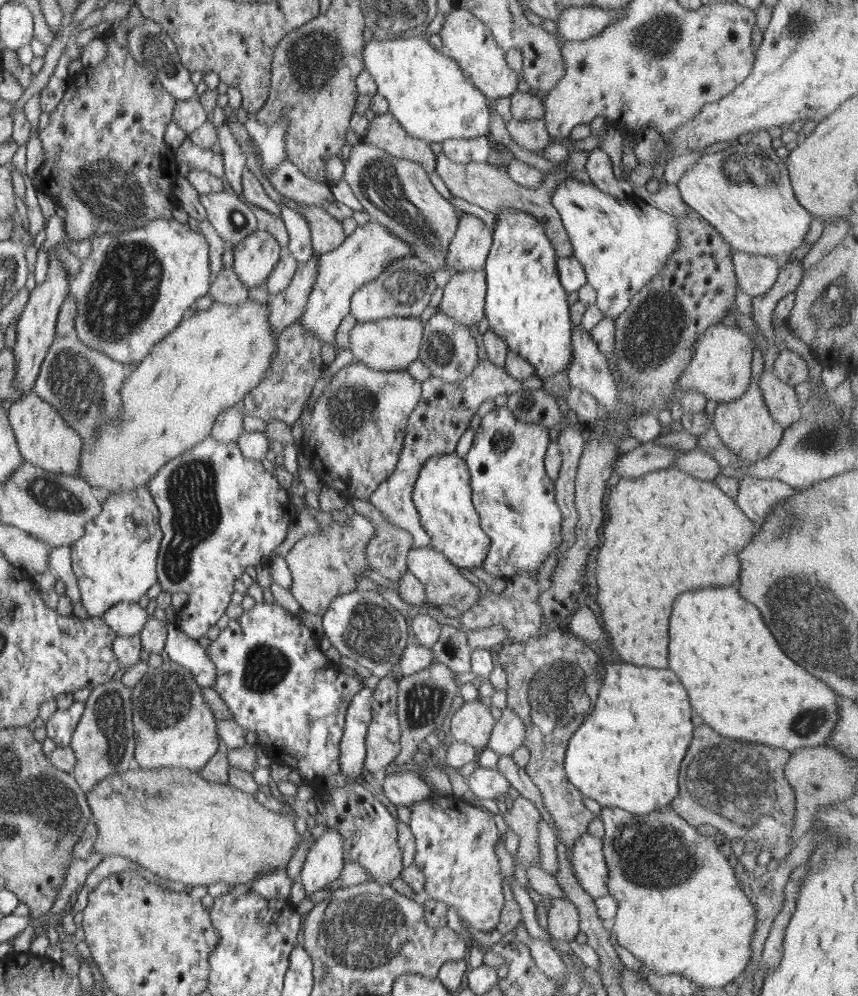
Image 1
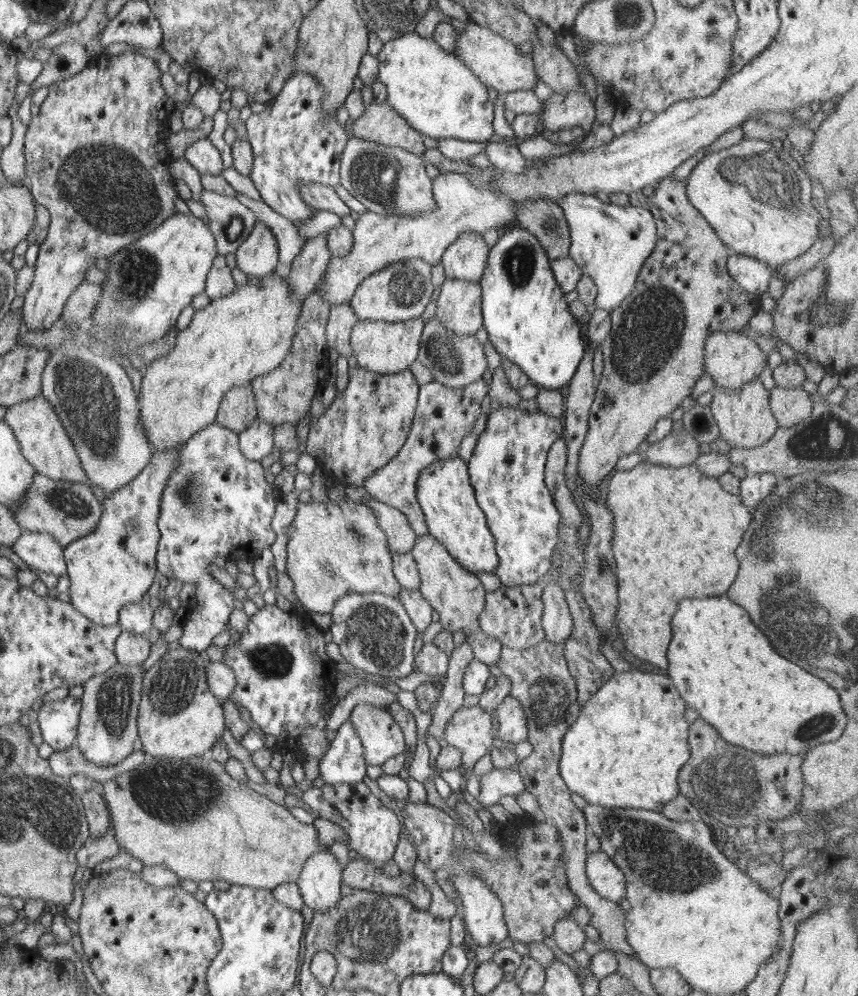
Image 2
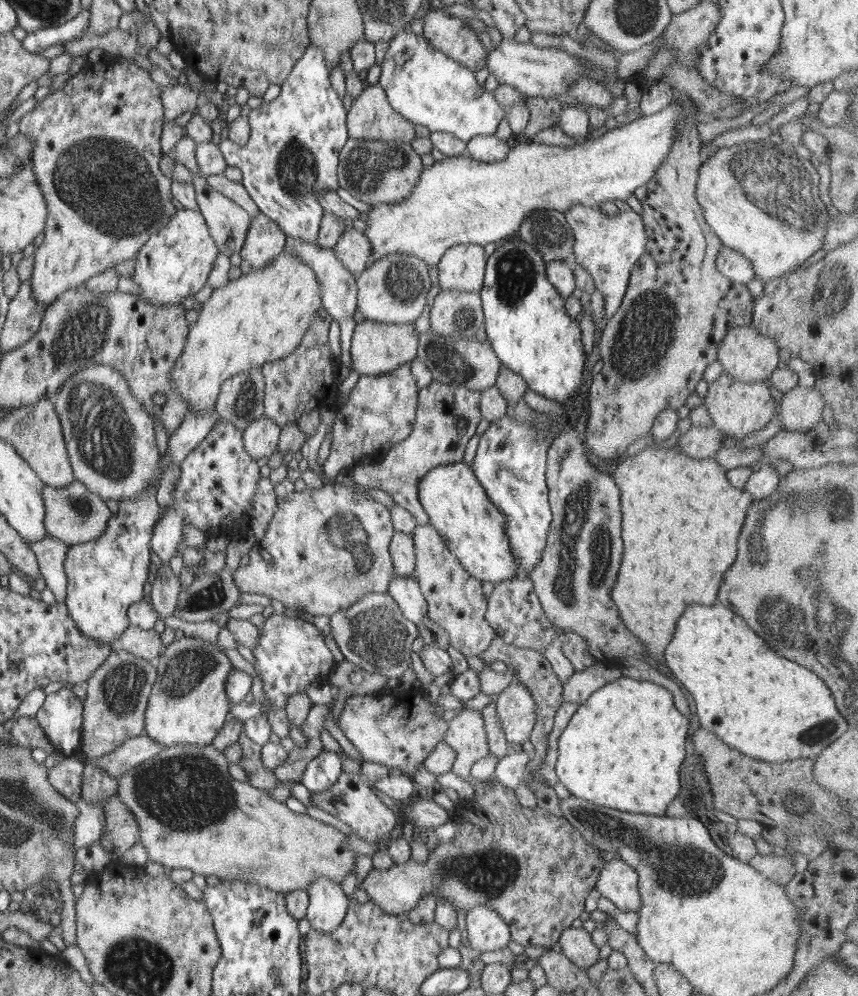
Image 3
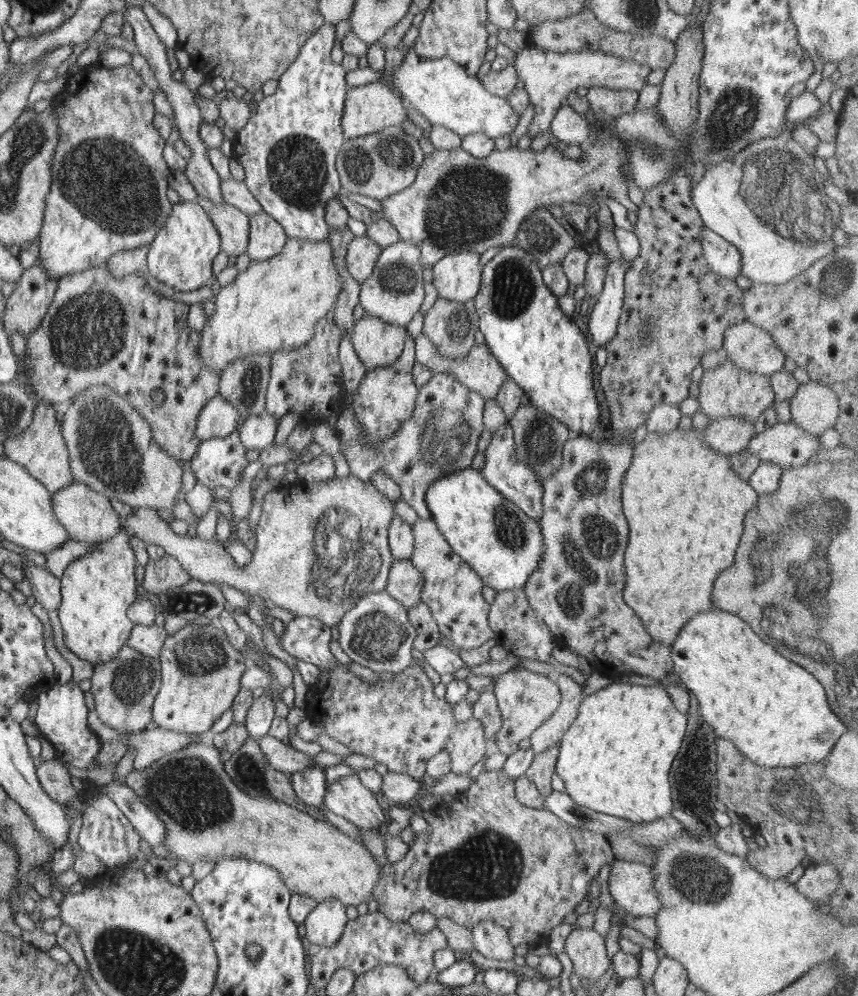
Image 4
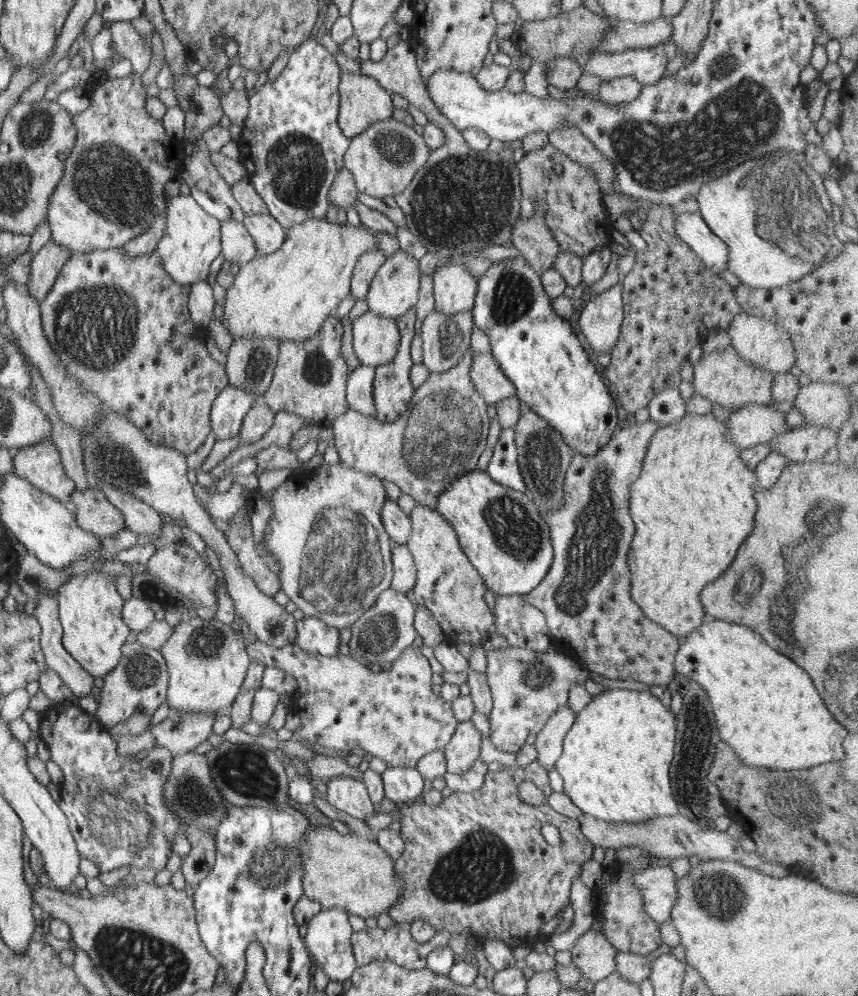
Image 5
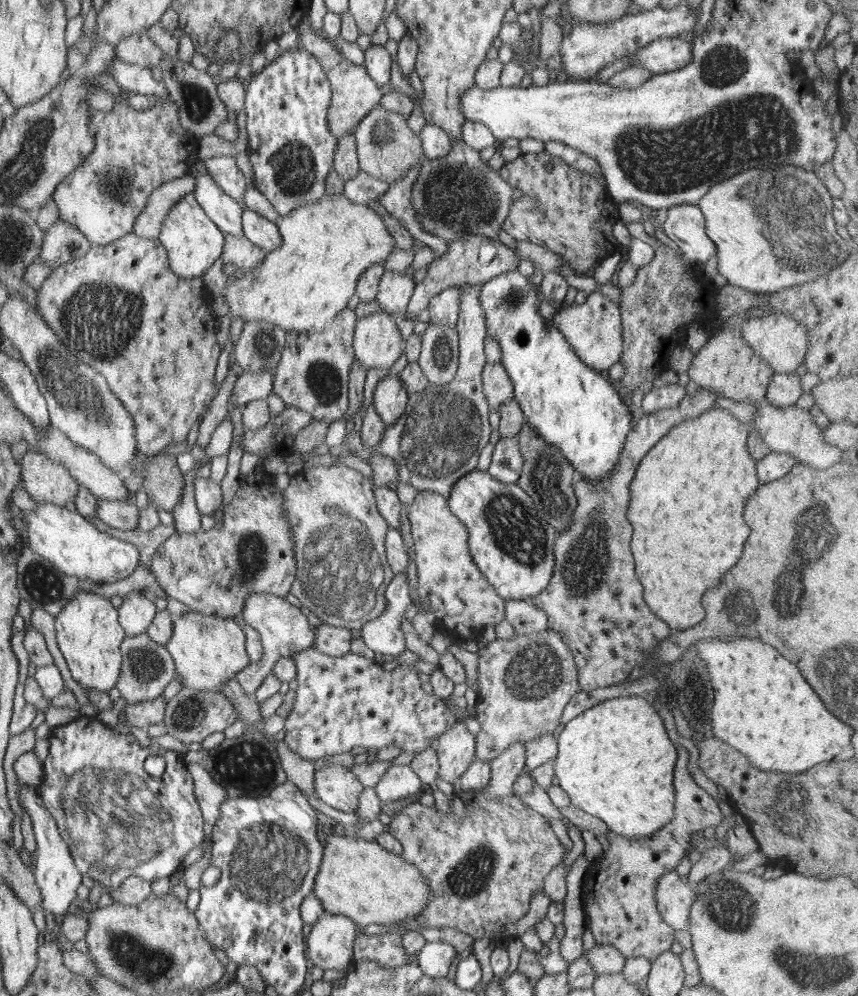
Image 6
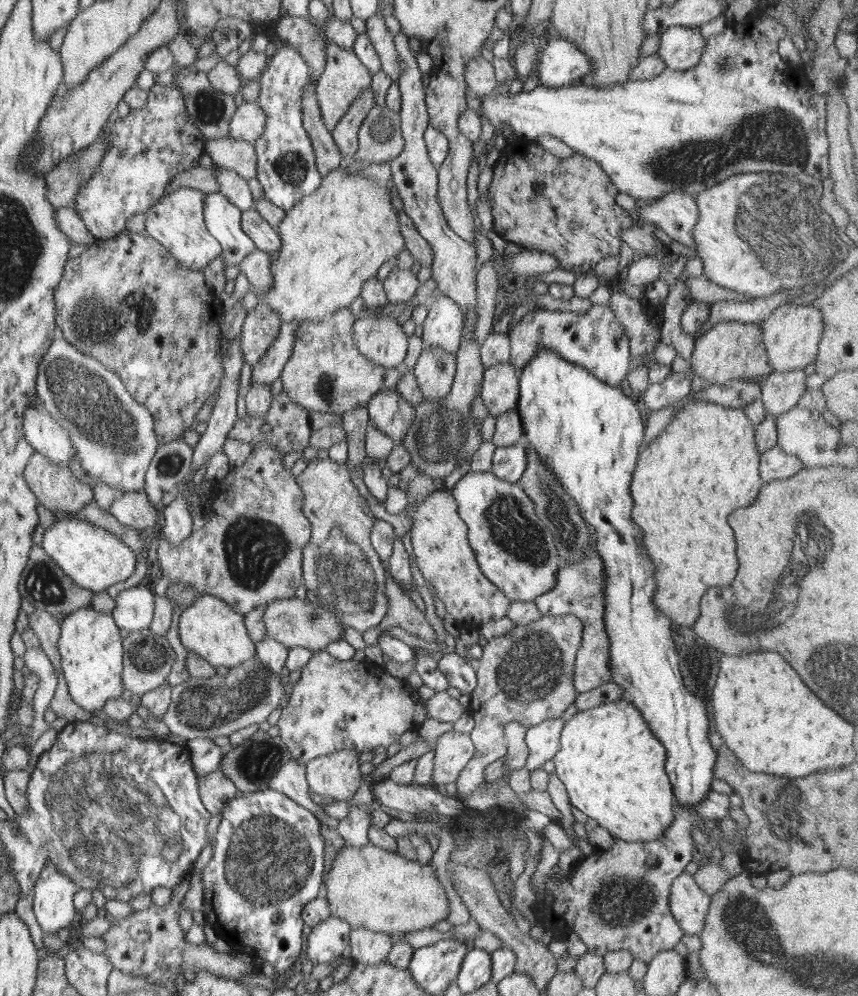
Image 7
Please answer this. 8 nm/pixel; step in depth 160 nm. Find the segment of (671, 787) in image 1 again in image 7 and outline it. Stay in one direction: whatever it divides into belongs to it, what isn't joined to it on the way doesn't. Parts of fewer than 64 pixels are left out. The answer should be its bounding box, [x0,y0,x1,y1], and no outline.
[552,699,673,842]

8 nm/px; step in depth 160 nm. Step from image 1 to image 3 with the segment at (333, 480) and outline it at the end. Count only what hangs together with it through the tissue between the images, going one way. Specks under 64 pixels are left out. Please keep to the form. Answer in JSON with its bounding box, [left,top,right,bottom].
[321,363,418,482]

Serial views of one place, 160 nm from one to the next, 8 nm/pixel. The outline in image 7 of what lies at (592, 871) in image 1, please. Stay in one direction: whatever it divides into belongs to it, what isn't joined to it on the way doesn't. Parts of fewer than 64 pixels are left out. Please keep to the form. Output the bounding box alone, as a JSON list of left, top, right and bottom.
[668,874,710,934]

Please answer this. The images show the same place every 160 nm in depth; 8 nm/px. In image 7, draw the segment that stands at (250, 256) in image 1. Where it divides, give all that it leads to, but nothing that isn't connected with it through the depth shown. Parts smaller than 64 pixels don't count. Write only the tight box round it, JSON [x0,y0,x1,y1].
[240,209,280,253]

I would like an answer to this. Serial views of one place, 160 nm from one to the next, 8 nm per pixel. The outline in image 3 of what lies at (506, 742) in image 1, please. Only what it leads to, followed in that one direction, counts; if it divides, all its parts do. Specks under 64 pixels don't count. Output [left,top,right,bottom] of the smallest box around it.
[494,682,535,744]

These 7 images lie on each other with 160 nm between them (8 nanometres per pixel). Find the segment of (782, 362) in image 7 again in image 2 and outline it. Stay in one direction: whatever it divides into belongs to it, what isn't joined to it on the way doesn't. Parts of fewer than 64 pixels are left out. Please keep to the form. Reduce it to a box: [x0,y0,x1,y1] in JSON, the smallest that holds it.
[703,330,767,391]

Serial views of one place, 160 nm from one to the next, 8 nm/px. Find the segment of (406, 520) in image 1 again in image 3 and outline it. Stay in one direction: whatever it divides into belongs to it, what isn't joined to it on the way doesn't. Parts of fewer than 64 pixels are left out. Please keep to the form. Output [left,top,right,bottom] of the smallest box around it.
[348,378,482,525]

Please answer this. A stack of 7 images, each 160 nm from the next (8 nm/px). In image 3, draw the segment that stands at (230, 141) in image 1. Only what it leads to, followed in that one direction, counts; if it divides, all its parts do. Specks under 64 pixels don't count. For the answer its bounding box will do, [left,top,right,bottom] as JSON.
[283,236,356,372]

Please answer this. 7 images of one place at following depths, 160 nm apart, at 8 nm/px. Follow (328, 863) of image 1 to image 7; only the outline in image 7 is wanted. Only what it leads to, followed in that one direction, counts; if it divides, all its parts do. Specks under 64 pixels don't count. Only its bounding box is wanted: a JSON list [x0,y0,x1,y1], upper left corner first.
[305,917,350,964]

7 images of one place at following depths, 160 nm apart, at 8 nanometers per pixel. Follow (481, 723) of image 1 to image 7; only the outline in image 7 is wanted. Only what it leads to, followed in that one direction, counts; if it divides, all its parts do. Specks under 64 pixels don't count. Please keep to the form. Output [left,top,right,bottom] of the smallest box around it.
[431,730,474,787]

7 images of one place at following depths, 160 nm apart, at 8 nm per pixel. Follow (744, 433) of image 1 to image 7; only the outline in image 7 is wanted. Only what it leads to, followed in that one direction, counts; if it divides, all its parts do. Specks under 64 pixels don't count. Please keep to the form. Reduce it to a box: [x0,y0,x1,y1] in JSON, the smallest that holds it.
[690,322,771,384]

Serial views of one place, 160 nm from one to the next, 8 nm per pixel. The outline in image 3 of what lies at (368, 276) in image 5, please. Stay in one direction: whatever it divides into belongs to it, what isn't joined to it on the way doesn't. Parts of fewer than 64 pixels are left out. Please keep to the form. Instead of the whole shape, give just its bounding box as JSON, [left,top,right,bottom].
[332,229,371,277]

